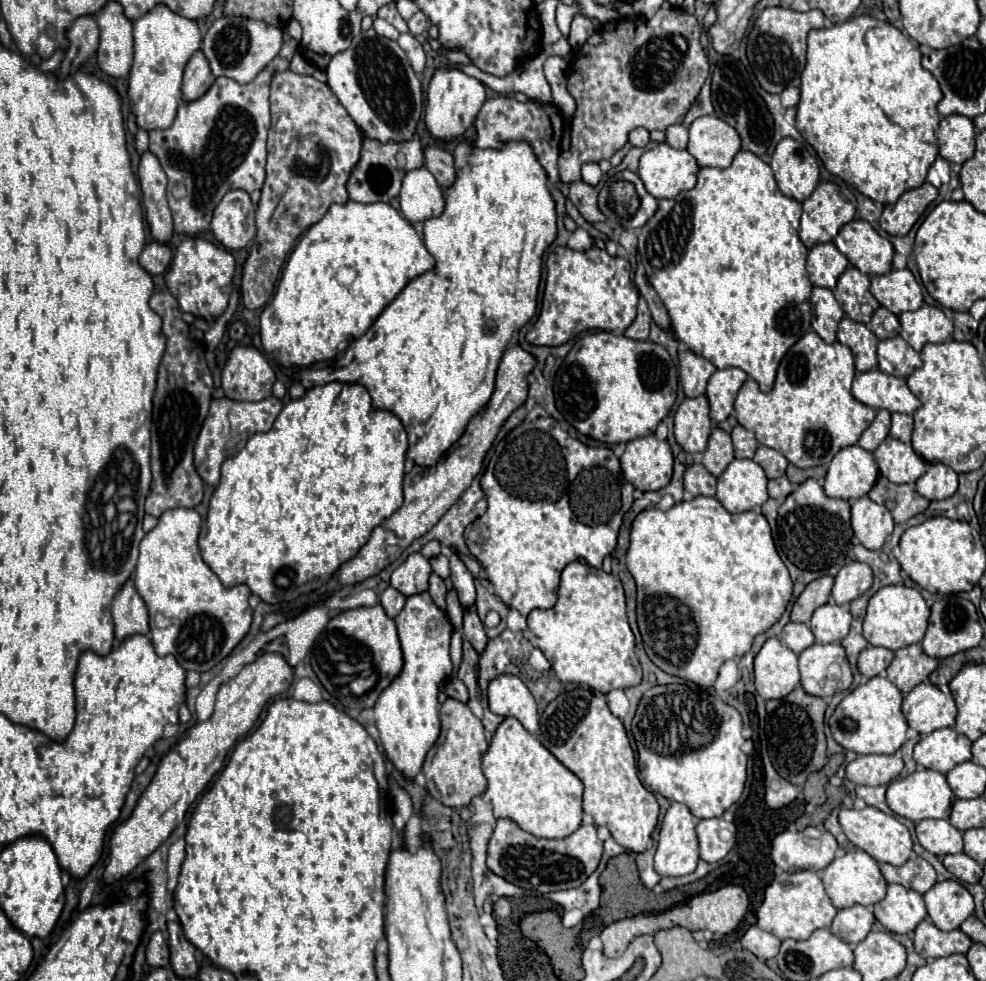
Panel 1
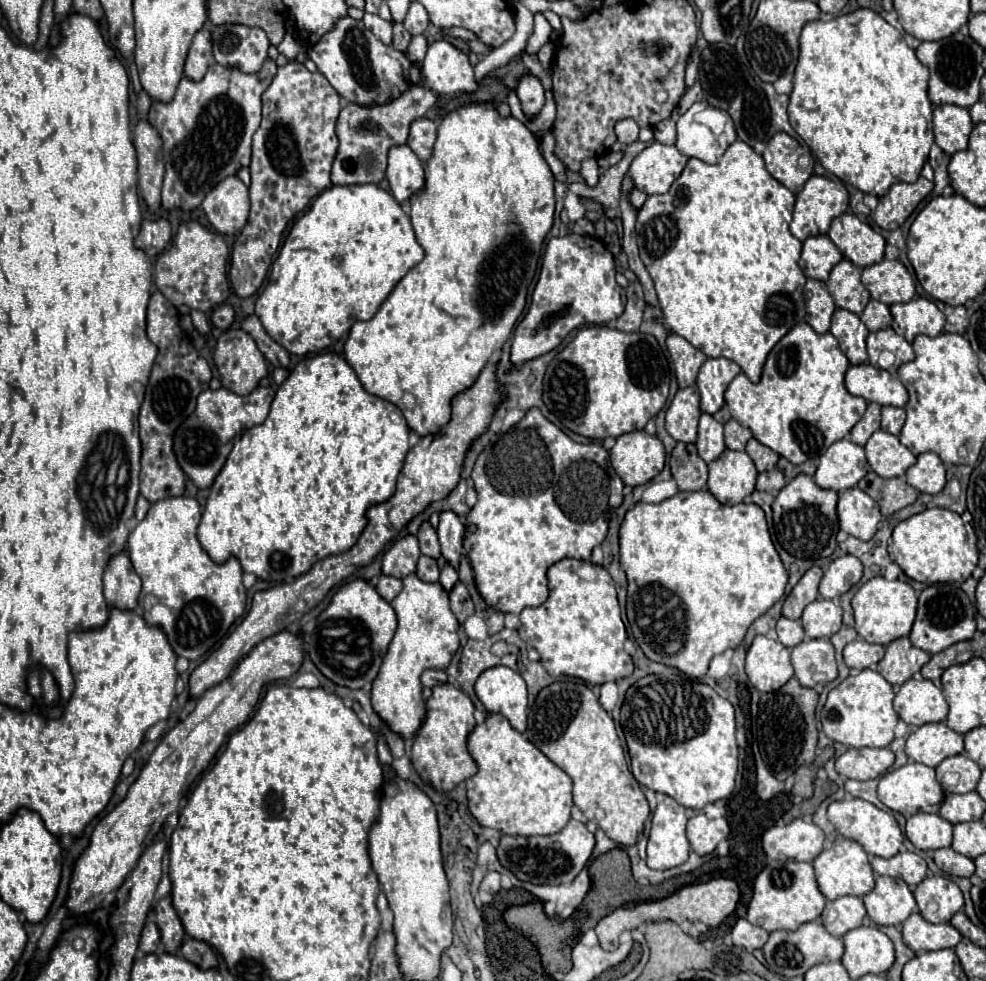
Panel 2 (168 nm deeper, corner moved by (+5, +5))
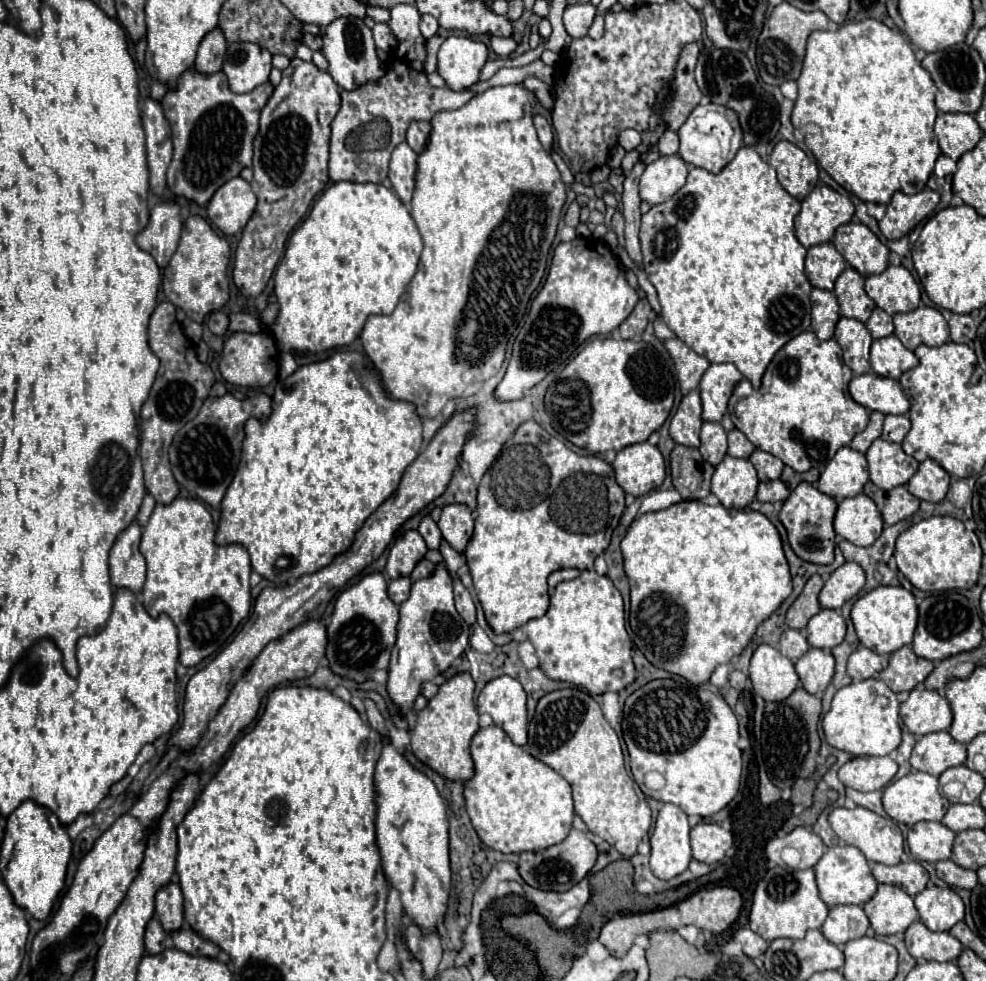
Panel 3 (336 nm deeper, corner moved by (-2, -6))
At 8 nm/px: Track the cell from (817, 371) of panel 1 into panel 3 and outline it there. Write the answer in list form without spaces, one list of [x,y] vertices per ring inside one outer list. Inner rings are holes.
[[[802,332],[792,338],[770,362],[760,390],[754,390],[748,380],[742,380],[732,398],[742,398],[736,406],[730,408],[730,416],[734,426],[746,434],[746,438],[760,450],[774,454],[786,466],[796,472],[808,472],[810,468],[824,470],[826,464],[834,458],[834,454],[852,442],[856,434],[860,434],[870,420],[870,410],[856,404],[848,392],[848,384],[852,380],[852,370],[842,360],[842,348],[836,340],[818,340],[814,332]]]

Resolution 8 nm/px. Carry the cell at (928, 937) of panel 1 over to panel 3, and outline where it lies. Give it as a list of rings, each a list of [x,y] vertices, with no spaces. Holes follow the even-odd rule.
[[[920,920],[906,930],[906,948],[918,960],[954,962],[962,954],[962,944],[950,932],[932,932]]]

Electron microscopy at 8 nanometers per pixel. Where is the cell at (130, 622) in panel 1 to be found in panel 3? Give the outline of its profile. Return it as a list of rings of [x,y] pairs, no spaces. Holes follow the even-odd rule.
[[[132,522],[110,550],[110,580],[116,588],[140,594],[146,582],[146,562],[138,550],[142,528]]]

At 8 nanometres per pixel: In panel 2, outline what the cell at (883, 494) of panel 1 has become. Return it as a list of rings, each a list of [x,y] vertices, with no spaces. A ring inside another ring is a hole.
[[[869,471],[857,485],[863,489],[871,499],[875,499],[881,507],[883,517],[893,515],[895,511],[911,505],[917,499],[917,491],[907,485],[905,477],[893,477],[893,479],[881,479],[877,473]]]

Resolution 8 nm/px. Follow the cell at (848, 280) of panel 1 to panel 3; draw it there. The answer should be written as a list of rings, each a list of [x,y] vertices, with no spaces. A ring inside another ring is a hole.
[[[846,268],[838,276],[834,296],[838,298],[840,314],[846,318],[856,318],[860,322],[866,322],[876,306],[864,290],[864,278],[854,268]]]

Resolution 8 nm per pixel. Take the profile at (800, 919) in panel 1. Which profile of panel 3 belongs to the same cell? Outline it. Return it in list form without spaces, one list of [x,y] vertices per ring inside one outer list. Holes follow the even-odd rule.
[[[774,866],[758,882],[750,910],[750,930],[772,942],[776,938],[804,938],[810,928],[820,928],[828,916],[828,906],[818,894],[814,870],[788,870]]]

